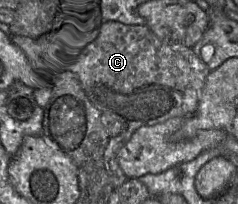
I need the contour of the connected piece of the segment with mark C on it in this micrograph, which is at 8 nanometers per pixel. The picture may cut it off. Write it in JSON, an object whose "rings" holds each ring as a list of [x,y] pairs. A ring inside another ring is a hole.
{"rings":[[[101,21],[96,22],[93,28],[93,34],[91,37],[82,45],[77,53],[67,62],[68,66],[77,77],[82,89],[87,95],[91,103],[98,108],[101,112],[110,112],[118,117],[123,123],[123,129],[119,135],[110,138],[109,143],[104,151],[104,166],[105,170],[110,177],[113,187],[118,188],[127,181],[127,176],[120,168],[117,161],[118,151],[129,141],[132,134],[143,126],[152,126],[158,123],[162,123],[168,119],[174,117],[189,117],[194,114],[198,108],[200,95],[204,86],[206,77],[208,76],[210,69],[205,63],[194,53],[192,48],[188,48],[179,44],[171,44],[162,42],[149,28],[147,25],[126,25],[117,21]]]}

